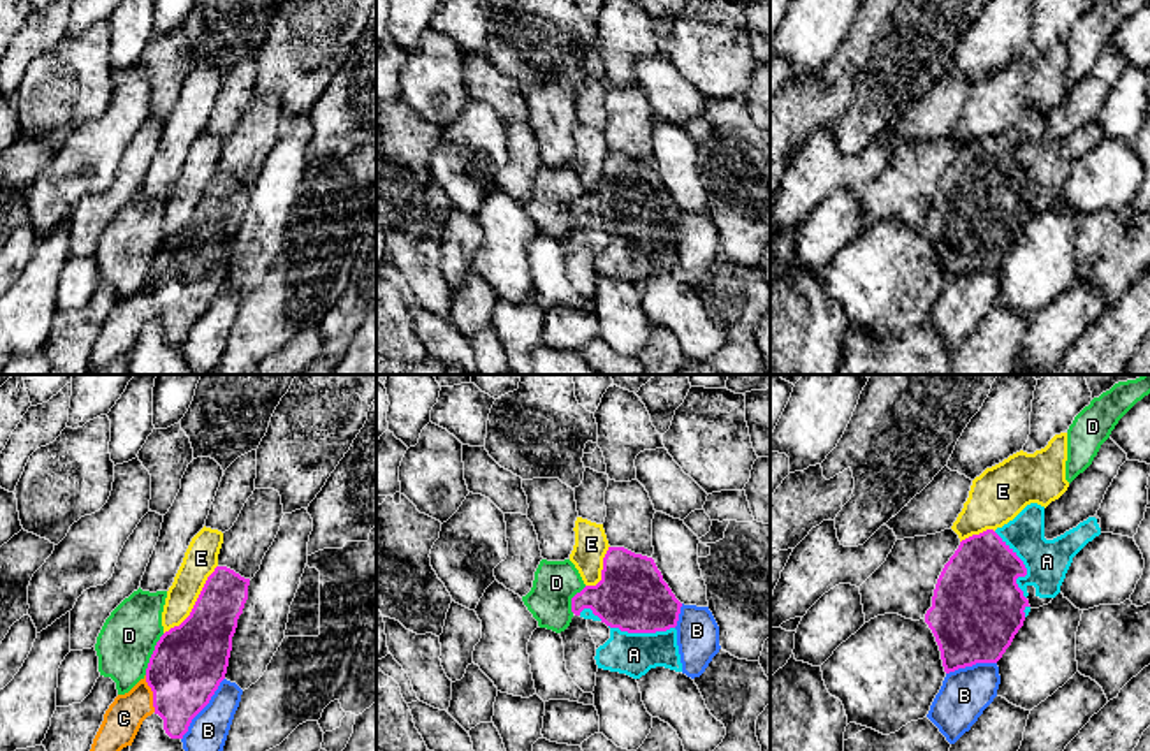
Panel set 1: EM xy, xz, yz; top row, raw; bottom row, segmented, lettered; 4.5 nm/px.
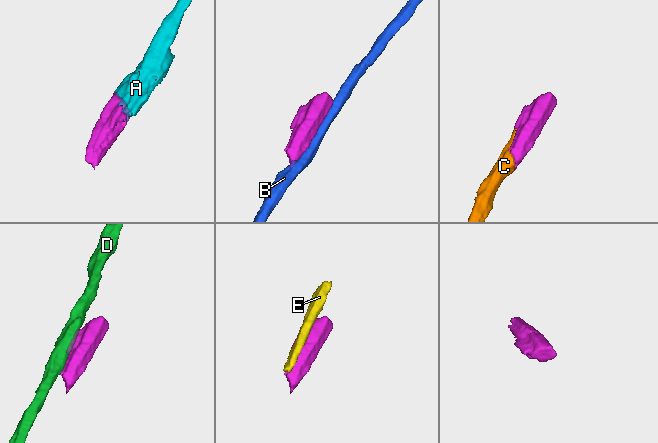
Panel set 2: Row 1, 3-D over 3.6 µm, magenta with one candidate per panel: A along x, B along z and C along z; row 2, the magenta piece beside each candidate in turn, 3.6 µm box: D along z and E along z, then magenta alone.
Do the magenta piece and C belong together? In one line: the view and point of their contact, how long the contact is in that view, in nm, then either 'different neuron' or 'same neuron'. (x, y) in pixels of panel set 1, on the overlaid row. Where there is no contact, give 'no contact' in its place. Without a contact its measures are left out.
xy (153, 693) | 180 nm | same neuron

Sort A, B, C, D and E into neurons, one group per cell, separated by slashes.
A C / B / D / E

